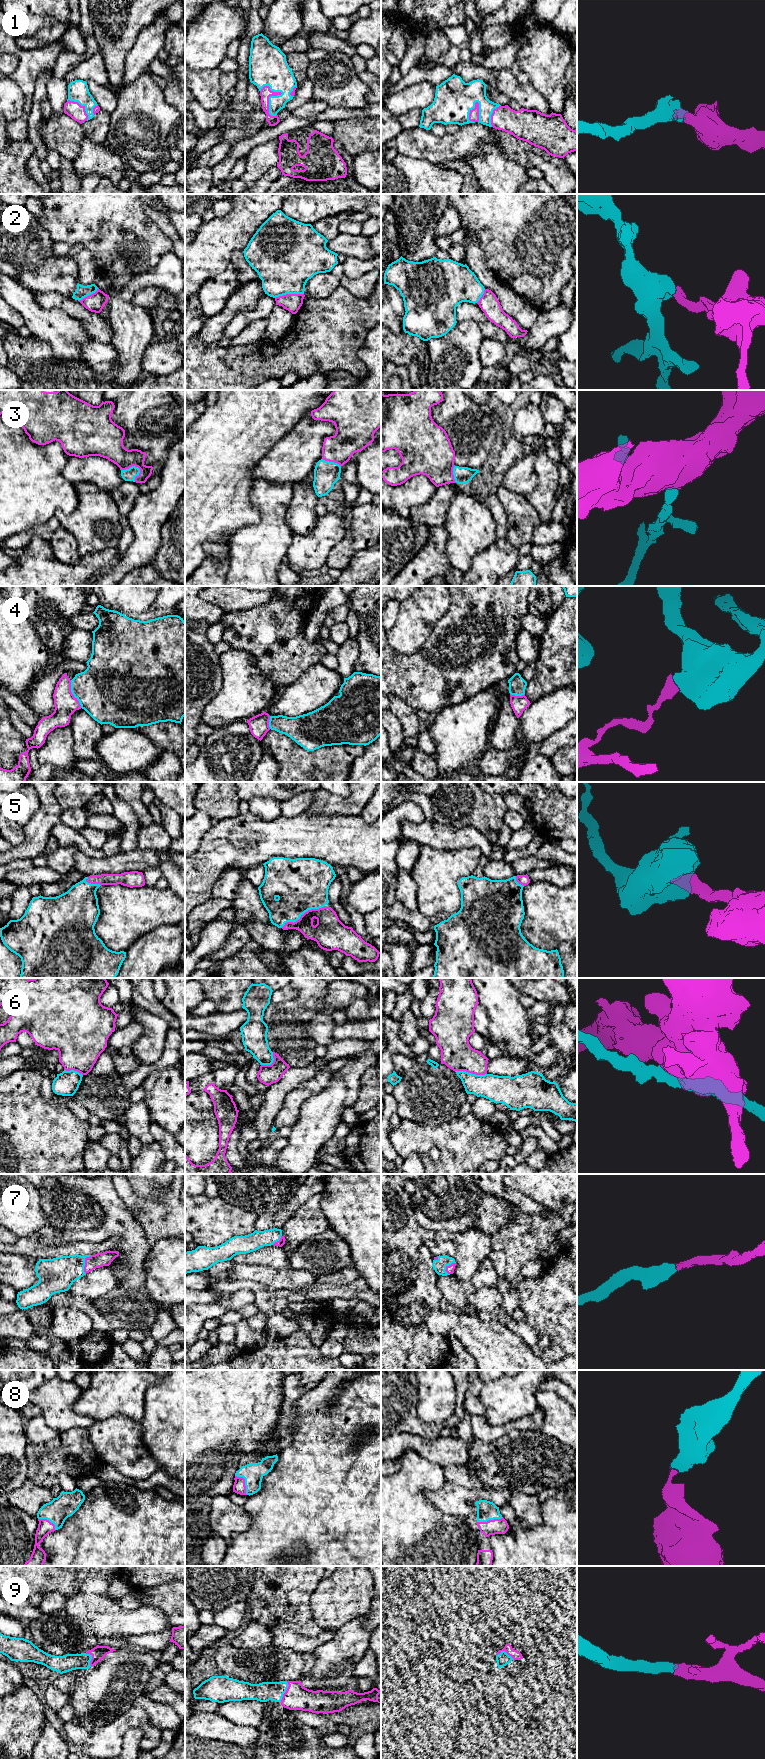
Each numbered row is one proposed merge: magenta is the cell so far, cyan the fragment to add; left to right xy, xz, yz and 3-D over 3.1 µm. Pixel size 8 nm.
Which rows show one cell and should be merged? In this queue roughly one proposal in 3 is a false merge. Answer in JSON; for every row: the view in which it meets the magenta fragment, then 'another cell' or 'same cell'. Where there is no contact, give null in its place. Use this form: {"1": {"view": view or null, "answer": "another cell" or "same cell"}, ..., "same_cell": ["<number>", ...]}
{"1": {"view": "xz", "answer": "same cell"}, "2": {"view": "xz", "answer": "another cell"}, "3": {"view": "xy", "answer": "same cell"}, "4": {"view": "xy", "answer": "another cell"}, "5": {"view": "xz", "answer": "same cell"}, "6": {"view": "yz", "answer": "another cell"}, "7": {"view": "xy", "answer": "same cell"}, "8": {"view": "yz", "answer": "same cell"}, "9": {"view": "xz", "answer": "same cell"}, "same_cell": ["1", "3", "5", "7", "8", "9"]}

